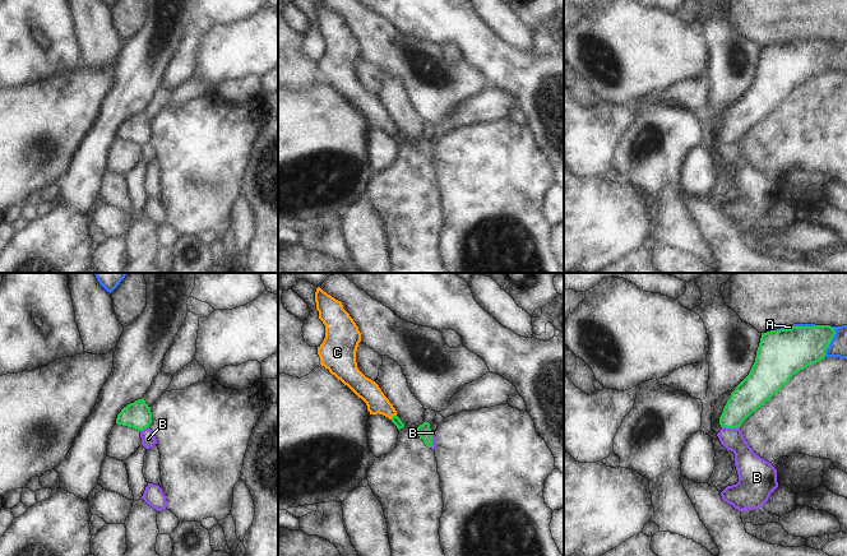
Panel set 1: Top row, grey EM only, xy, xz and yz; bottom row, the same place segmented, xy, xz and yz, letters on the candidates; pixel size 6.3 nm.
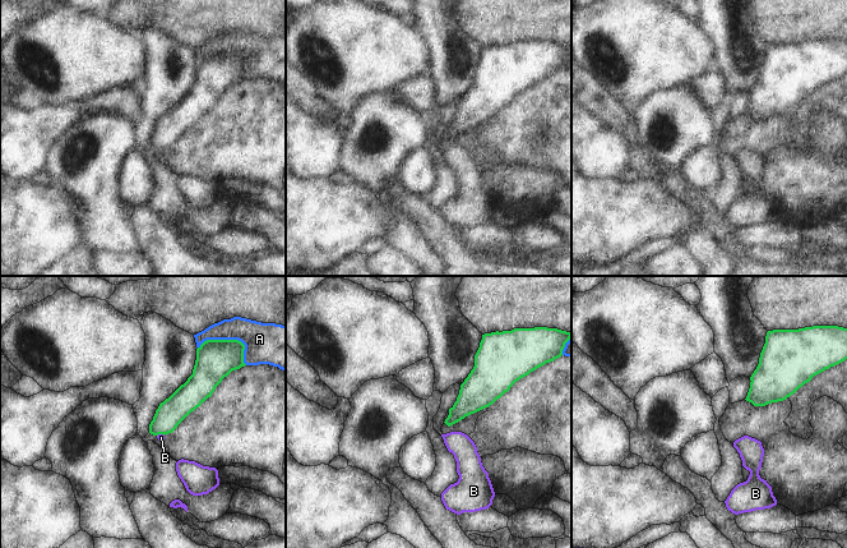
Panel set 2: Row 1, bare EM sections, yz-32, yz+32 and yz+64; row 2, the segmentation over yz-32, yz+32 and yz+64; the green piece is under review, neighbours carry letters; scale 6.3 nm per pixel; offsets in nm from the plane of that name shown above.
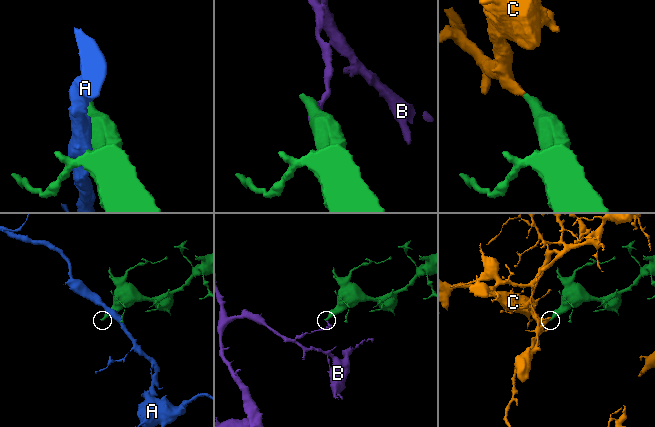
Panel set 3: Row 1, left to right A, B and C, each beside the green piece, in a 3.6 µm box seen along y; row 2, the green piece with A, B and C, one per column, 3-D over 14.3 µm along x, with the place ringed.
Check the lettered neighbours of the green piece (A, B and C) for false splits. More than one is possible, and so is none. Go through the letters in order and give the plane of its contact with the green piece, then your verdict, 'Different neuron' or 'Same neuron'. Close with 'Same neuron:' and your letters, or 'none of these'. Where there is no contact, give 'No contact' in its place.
A: Touches green in yz. Different neuron
B: Touches green in yz. Different neuron
C: Touches green in xz. Same neuron
Same neuron: C

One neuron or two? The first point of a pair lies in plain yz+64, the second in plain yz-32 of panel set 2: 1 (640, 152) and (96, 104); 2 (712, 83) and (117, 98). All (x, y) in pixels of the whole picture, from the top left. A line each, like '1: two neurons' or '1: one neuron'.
1: two neurons
2: one neuron

